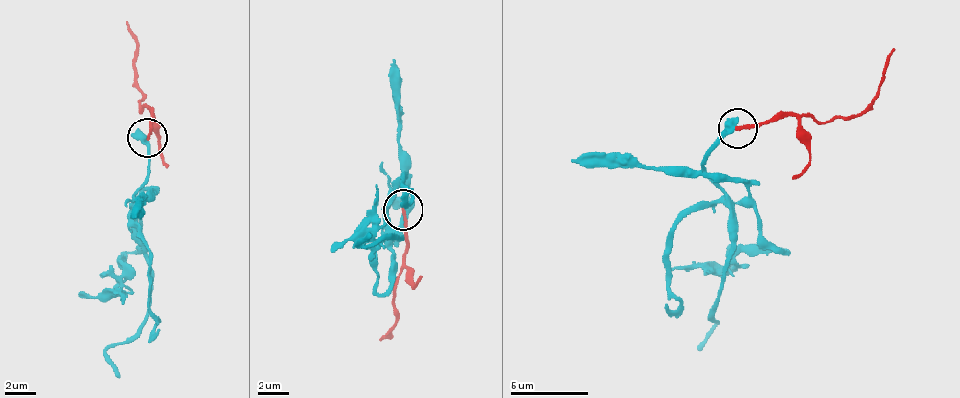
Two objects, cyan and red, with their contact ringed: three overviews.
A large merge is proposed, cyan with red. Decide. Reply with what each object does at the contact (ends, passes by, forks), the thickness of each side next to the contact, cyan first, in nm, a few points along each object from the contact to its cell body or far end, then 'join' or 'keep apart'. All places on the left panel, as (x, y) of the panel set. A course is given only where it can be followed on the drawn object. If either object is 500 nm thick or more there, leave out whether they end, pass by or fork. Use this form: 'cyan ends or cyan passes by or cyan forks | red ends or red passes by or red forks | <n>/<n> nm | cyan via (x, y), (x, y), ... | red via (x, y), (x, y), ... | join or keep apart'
cyan passes by | red ends | 300/180 nm | cyan via (147, 139), (149, 167), (130, 216), (139, 218), (139, 249), (127, 250), (123, 261), (122, 304) | red via (147, 139), (148, 104), (140, 112), (137, 42), (125, 20) | join

